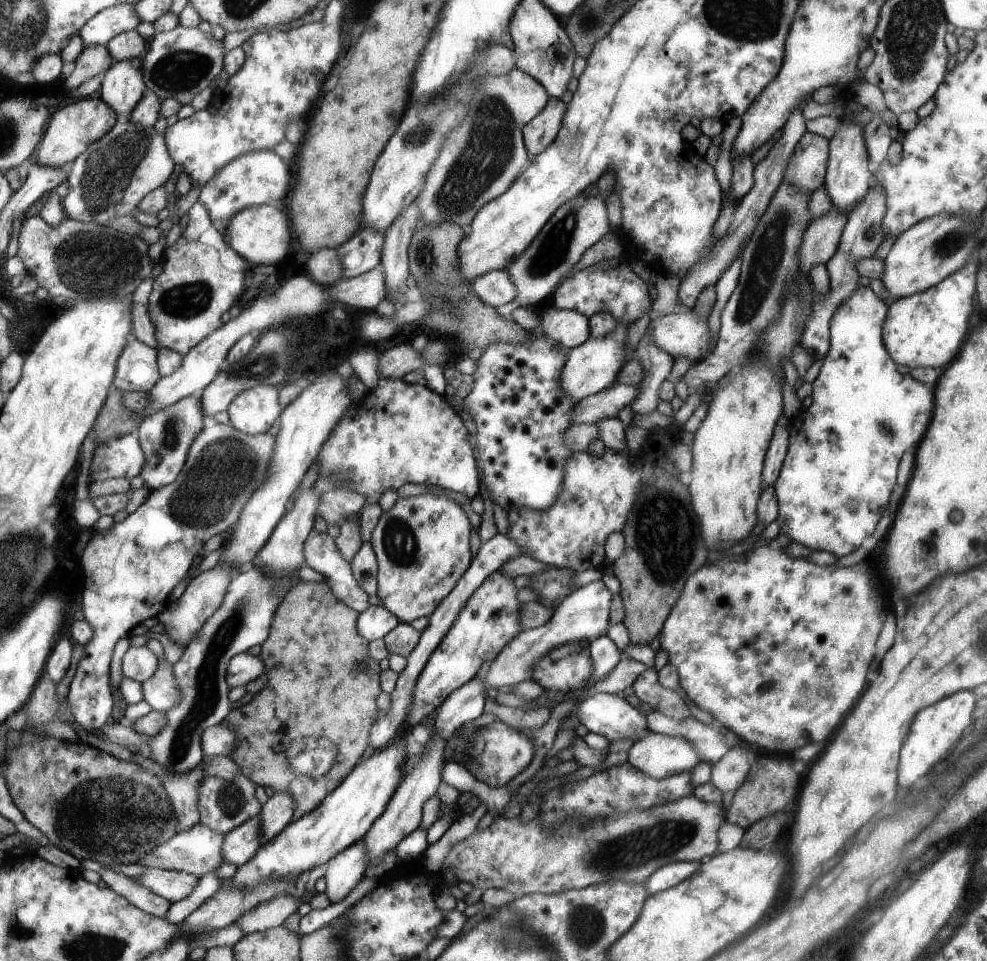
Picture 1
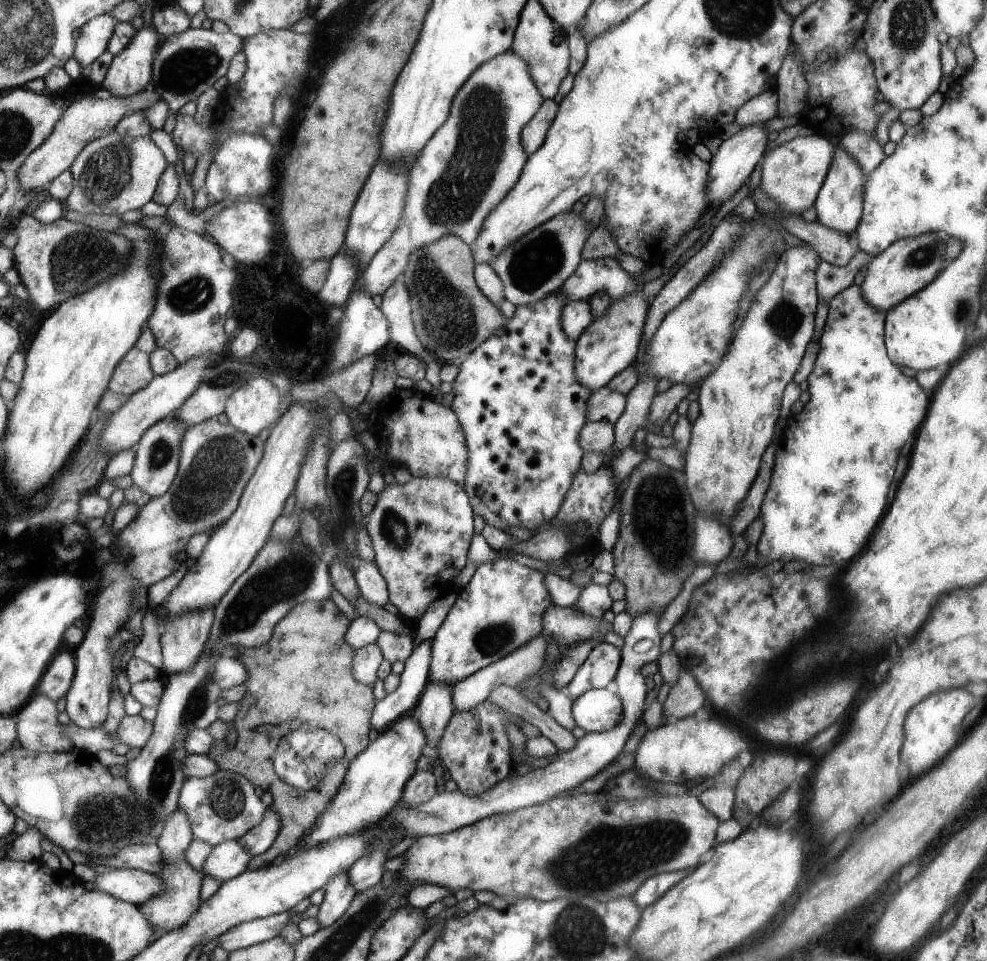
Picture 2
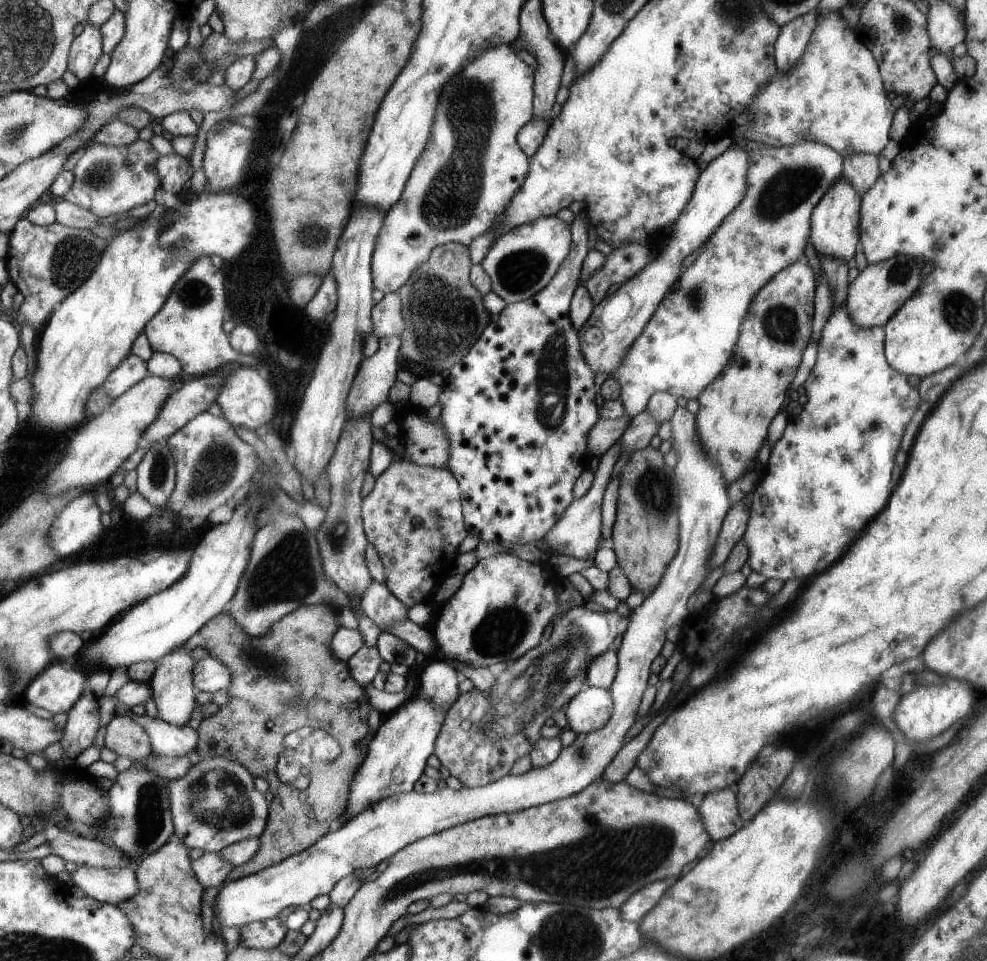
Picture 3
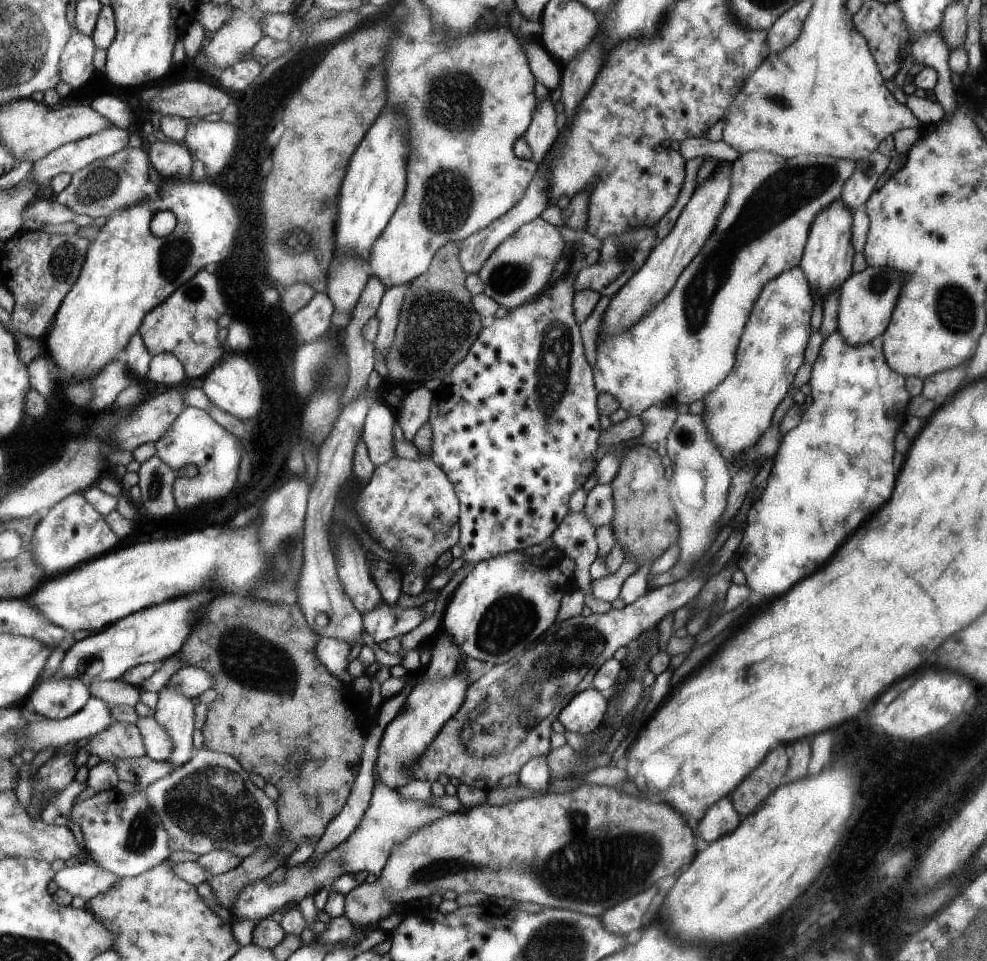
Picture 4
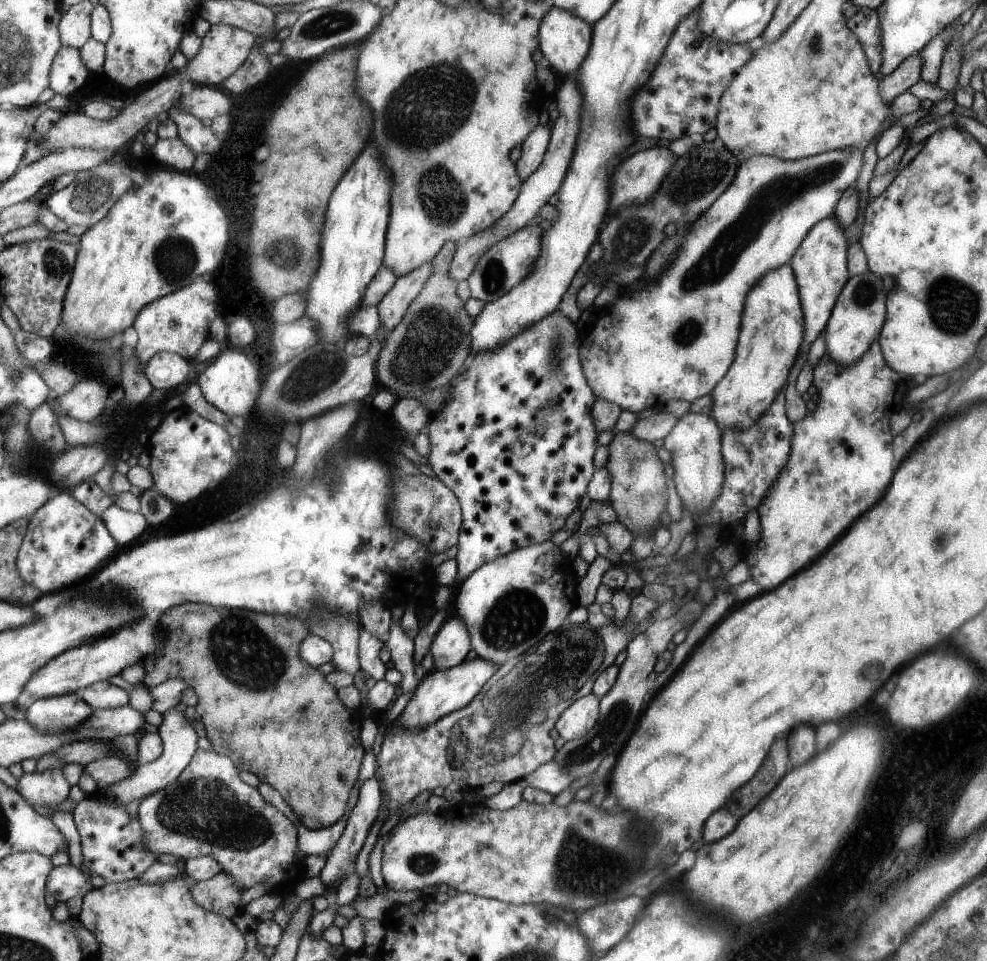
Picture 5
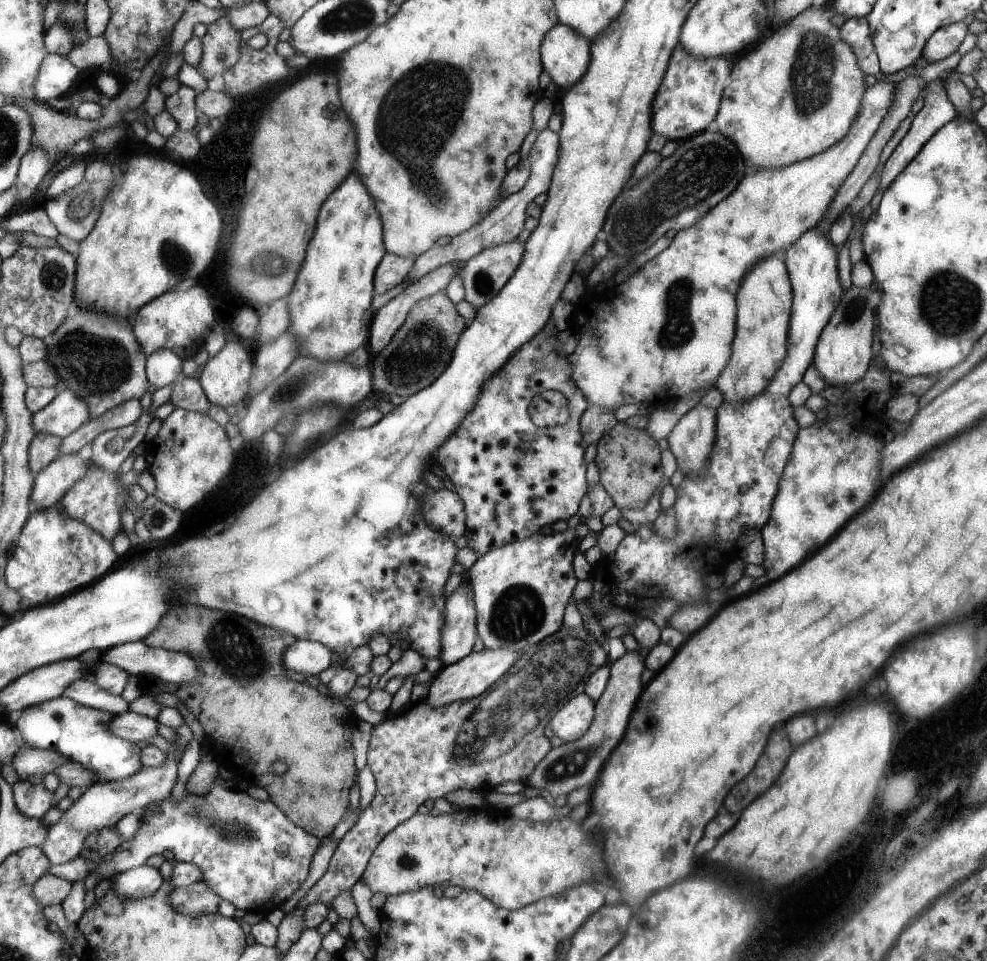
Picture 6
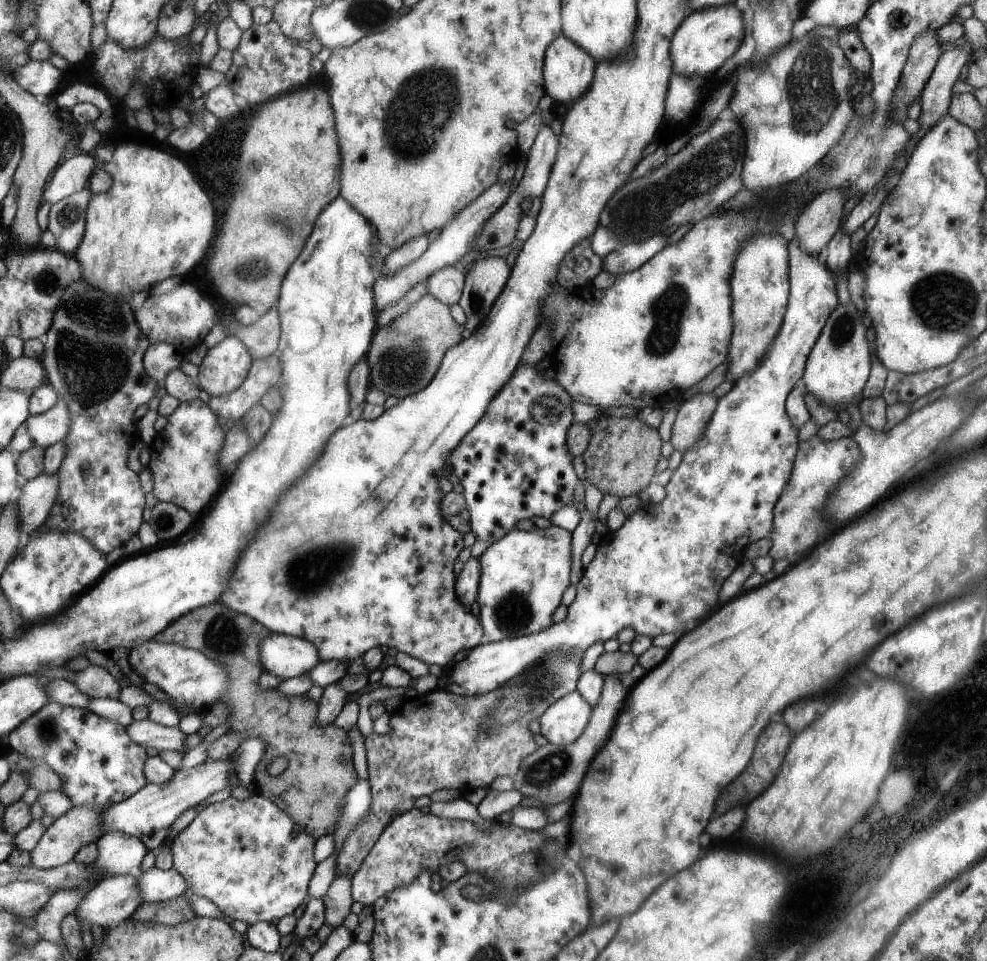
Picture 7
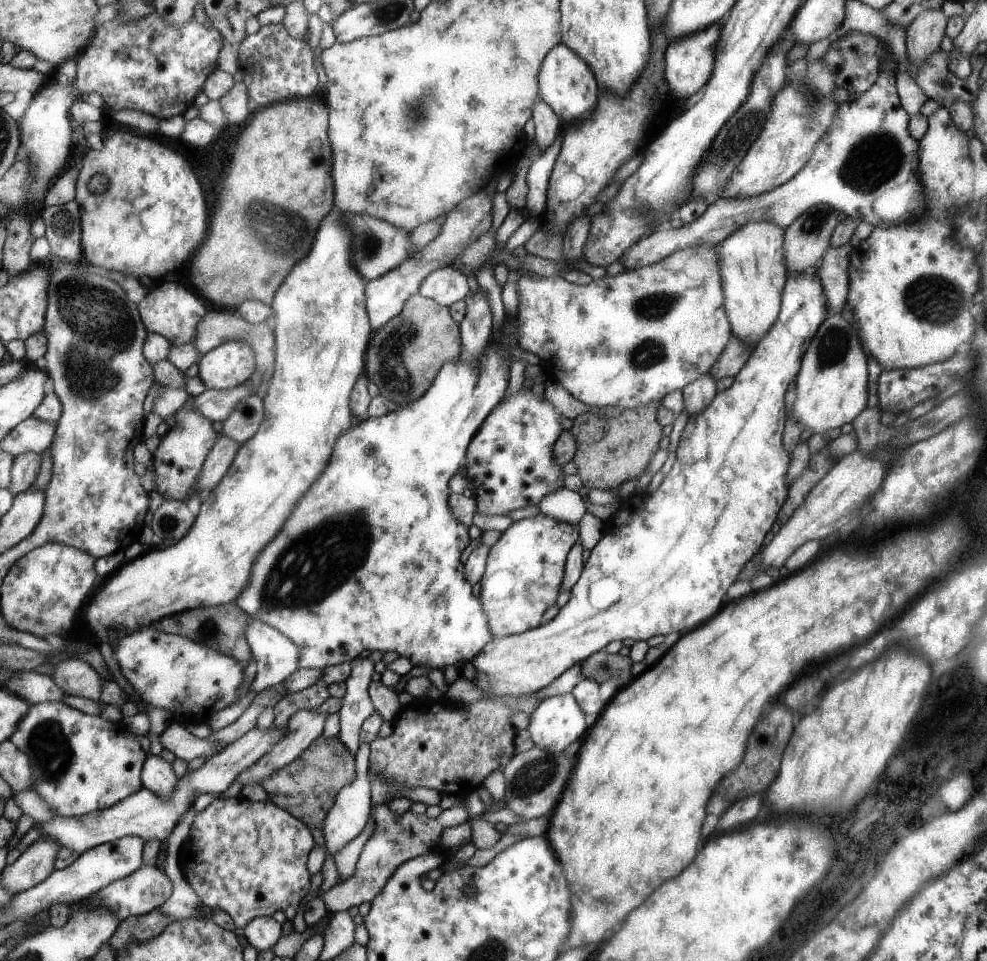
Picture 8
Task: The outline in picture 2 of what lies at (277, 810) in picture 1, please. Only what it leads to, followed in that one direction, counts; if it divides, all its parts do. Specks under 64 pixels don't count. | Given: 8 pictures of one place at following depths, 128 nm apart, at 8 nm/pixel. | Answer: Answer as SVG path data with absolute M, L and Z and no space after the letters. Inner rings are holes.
M270 808L265 819L238 840L251 857L267 852L280 832L280 816Z

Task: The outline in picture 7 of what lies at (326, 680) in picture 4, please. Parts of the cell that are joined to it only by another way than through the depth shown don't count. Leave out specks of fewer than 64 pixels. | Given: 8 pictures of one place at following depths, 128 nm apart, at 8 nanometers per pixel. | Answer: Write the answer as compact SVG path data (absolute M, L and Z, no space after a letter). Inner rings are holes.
M203 604L193 608L172 622L162 634L156 636L158 642L166 640L166 643L180 643L189 649L196 649L203 652L207 657L219 662L229 672L232 682L228 686L228 695L224 702L232 704L233 710L229 715L229 731L243 733L245 738L260 736L266 740L267 747L264 756L258 763L254 771L254 786L258 794L269 797L278 808L289 813L294 822L299 823L306 832L315 838L322 838L324 835L333 834L337 818L342 814L345 807L345 796L349 790L359 781L356 776L356 759L353 756L353 746L349 739L349 733L333 722L326 726L319 725L317 714L320 704L310 699L307 694L285 695L277 688L265 688L260 686L258 679L263 672L266 672L261 664L261 644L267 639L271 631L247 614L240 612L230 612L224 606L218 604ZM277 756L284 756L288 759L288 767L278 776L271 776L268 768L273 759ZM186 895L164 902L142 903L130 919L150 921L156 924L177 925L198 917L190 907Z

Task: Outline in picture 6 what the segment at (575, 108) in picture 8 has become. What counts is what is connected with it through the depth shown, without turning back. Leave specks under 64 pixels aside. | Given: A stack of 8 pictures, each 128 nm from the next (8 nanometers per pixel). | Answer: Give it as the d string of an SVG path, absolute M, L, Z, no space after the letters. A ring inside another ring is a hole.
M557 23L545 36L542 61L551 88L568 89L592 63L592 42L569 25Z

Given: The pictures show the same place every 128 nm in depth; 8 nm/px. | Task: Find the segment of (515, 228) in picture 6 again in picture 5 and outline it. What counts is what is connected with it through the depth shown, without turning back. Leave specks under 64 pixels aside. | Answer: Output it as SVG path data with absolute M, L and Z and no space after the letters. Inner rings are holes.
M434 260L422 264L419 268L414 268L413 272L408 272L405 276L398 277L392 290L377 305L380 324L386 334L390 330L394 330L402 321L406 308L424 288L426 280L432 274L432 264L434 264Z

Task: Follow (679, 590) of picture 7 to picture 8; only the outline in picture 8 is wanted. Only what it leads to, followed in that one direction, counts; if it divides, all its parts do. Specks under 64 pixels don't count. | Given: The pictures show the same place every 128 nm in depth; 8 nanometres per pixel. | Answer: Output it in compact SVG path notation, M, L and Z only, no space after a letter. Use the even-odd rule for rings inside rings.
M791 272L788 273L788 282L785 284L784 294L781 298L781 312L778 315L777 322L773 324L772 330L768 335L758 343L752 350L746 364L738 371L735 381L730 388L719 390L712 402L701 413L690 415L685 426L679 445L677 448L676 461L670 472L664 477L662 483L654 492L635 492L623 498L619 503L618 509L614 512L612 518L606 522L606 527L600 542L591 550L589 560L583 564L583 571L580 578L571 588L571 598L563 606L556 617L547 624L537 626L529 631L518 635L510 635L501 639L494 639L490 646L484 647L484 650L470 662L475 666L474 674L470 676L470 681L476 688L490 692L490 694L508 694L508 695L526 695L532 694L544 688L557 679L564 671L568 671L576 663L582 663L593 655L595 652L609 646L614 641L623 641L625 638L632 638L635 641L647 641L652 636L659 634L670 634L671 632L686 632L694 630L702 622L710 620L722 606L724 594L728 588L734 584L740 568L748 562L748 558L760 550L764 544L766 532L774 526L776 518L779 518L778 512L782 508L789 496L786 488L786 470L790 464L791 454L786 452L783 443L783 432L787 419L787 406L785 396L789 386L796 382L798 371L801 370L801 362L805 352L809 350L810 343L817 334L818 327L828 318L830 310L826 300L825 289L822 281L815 274Z

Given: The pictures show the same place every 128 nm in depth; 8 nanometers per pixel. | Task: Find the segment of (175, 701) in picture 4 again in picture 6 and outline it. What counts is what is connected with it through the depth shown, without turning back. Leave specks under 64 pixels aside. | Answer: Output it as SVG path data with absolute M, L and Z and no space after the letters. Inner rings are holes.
M182 724L175 730L176 738L170 744L176 753L170 753L159 766L143 766L138 775L130 776L129 779L97 783L82 794L57 824L50 826L48 841L42 848L53 865L62 865L78 859L90 834L104 830L104 828L115 828L125 815L135 813L155 801L162 801L170 797L172 789L177 782L179 763L186 750L190 747L190 741L194 739L192 730L186 724Z

